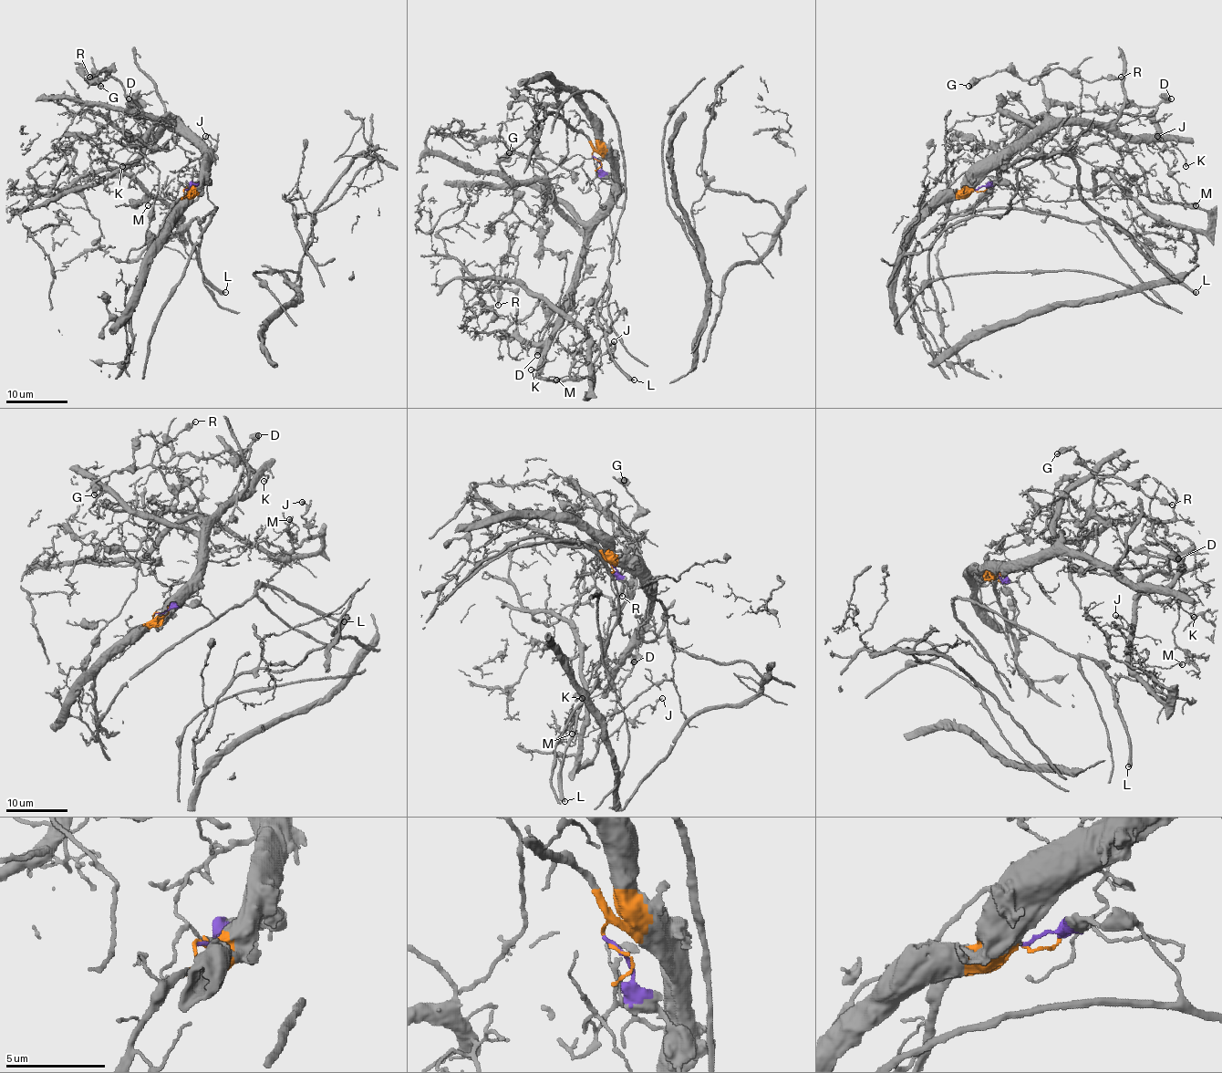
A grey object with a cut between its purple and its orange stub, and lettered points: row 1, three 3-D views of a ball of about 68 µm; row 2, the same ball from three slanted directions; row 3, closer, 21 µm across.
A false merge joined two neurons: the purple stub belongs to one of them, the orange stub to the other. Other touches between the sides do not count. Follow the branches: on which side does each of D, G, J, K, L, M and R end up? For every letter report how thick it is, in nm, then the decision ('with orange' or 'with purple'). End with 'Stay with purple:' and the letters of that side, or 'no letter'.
D: calibre 750 nm; with orange
G: calibre 400 nm; with orange
J: calibre 190 nm; with orange
K: calibre 200 nm; with orange
L: calibre 360 nm; with purple
M: calibre 220 nm; with orange
R: calibre 240 nm; with orange
Stay with purple: L

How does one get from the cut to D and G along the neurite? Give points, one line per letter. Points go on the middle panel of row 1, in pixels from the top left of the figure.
D: (595, 159), (595, 151), (613, 166), (613, 197), (586, 237), (579, 284), (557, 317), (543, 327), (537, 355)
G: (595, 159), (613, 166), (613, 195), (588, 220), (553, 199), (539, 231), (515, 214), (500, 164), (509, 152)

